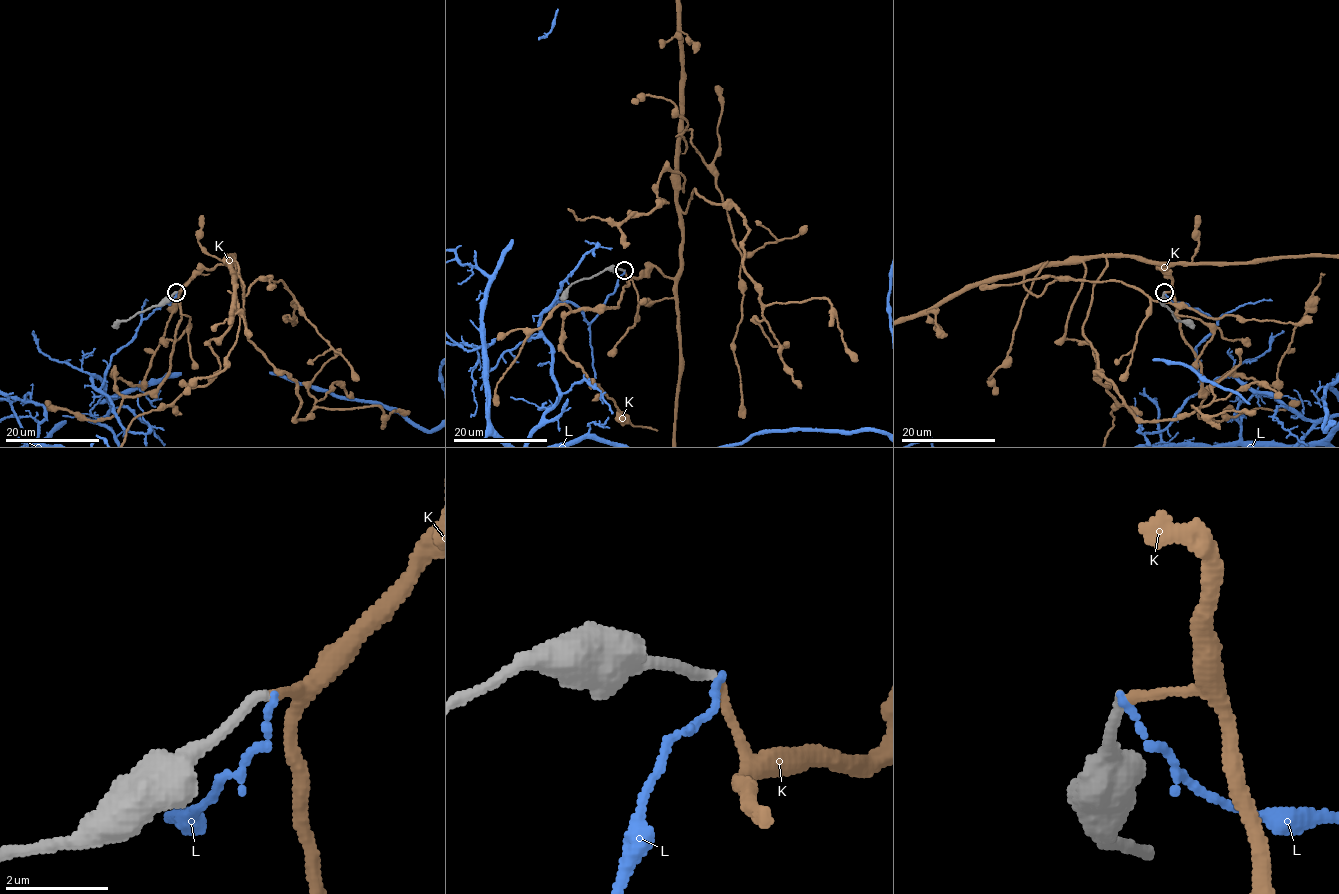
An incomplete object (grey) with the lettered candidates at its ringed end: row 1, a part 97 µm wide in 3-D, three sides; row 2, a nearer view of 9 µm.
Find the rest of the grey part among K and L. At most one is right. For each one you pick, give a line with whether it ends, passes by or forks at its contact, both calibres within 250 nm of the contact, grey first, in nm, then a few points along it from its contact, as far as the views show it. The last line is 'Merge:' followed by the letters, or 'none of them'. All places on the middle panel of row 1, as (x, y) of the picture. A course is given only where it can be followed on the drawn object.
K: it ends; calibres 200 and 160 nm
Merge: K

